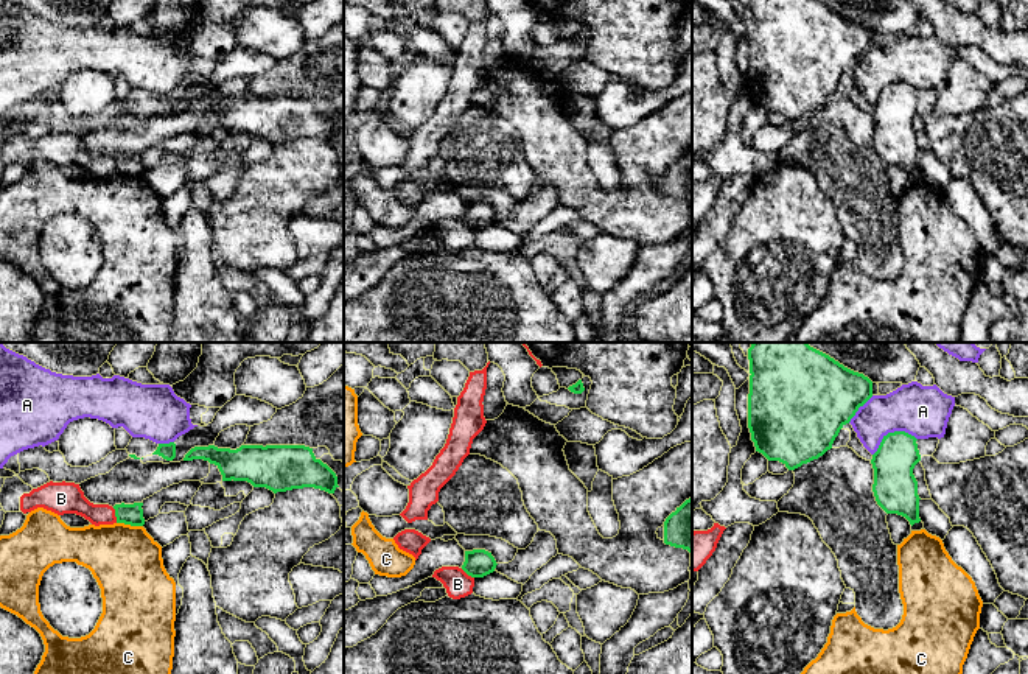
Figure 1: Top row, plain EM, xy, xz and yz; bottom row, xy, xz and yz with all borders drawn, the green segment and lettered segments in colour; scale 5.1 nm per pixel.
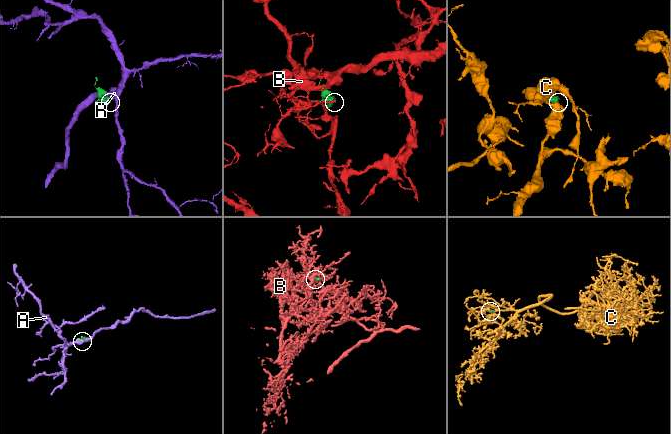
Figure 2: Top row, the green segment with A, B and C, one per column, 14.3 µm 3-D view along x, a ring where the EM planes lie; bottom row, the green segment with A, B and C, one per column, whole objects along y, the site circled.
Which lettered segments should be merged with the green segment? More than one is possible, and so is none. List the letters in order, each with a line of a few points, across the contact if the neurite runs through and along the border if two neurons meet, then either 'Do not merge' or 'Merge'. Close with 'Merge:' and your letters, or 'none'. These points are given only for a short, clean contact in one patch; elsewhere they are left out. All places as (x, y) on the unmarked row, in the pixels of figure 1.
A: Do not merge
B: Line: xy (112, 159), (117, 173). Do not merge
C: Line: xy (117, 173), (142, 178). Do not merge
Merge: none

